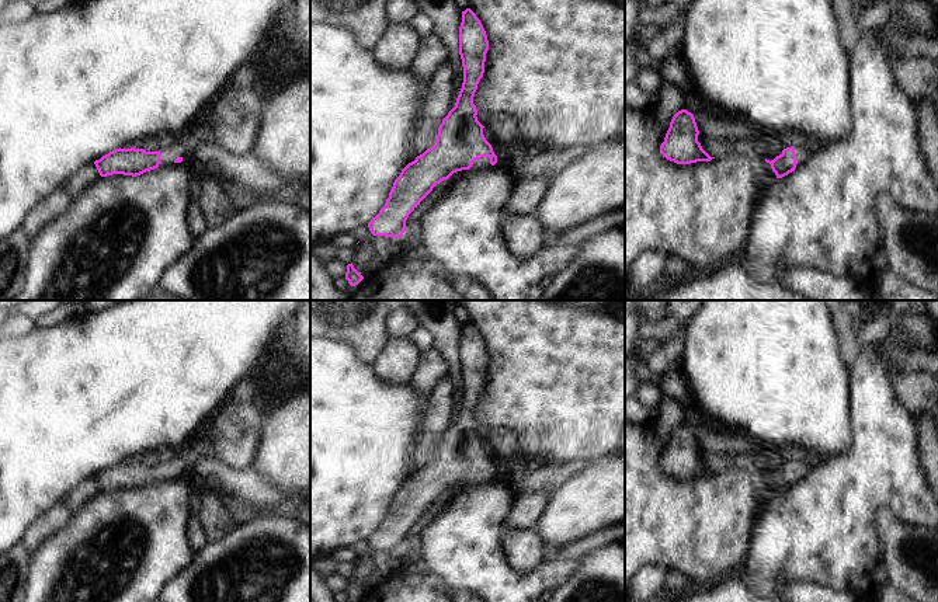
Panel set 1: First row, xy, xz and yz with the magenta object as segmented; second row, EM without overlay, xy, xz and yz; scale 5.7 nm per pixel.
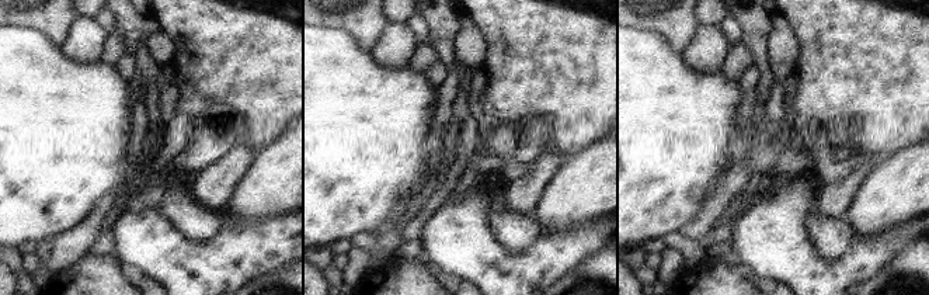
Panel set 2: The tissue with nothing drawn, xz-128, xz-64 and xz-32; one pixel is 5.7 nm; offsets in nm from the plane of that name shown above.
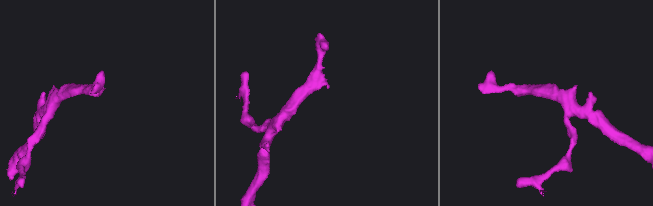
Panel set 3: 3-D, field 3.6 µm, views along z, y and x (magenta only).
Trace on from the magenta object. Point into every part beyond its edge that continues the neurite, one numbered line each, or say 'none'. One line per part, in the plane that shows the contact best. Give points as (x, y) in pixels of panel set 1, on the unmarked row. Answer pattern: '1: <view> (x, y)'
1: xz (482, 476)

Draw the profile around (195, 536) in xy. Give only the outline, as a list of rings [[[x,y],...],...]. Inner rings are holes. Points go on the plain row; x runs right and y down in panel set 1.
[[[191,514],[187,523],[187,542],[192,551],[199,550],[208,542],[198,514]]]

